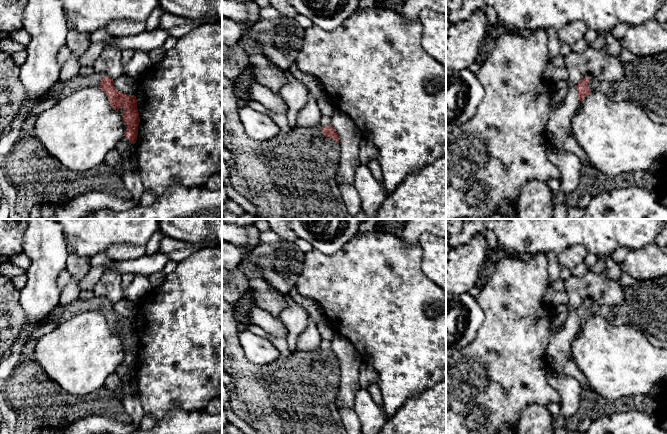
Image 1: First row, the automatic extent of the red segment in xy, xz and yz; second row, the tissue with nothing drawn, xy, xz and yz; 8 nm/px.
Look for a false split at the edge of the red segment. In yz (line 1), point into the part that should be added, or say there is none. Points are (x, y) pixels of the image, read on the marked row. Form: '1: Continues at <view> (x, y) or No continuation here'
1: Continues at yz (645, 83)

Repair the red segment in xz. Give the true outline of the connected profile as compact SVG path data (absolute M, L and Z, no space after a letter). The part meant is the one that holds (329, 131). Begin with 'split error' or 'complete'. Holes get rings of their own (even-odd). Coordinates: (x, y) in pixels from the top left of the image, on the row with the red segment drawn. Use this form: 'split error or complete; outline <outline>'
split error; outline M222 74L222 112L226 122L222 131L222 145L231 153L235 167L230 175L231 186L256 206L255 219L352 219L338 184L335 181L340 161L339 136L332 125L322 128L323 137L311 128L295 127L290 132L280 132L264 142L248 137L238 116L238 102L234 82Z

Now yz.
split error; outline M667 51L654 56L637 56L624 66L625 77L620 81L583 78L576 86L579 100L598 91L615 102L629 102L667 117Z

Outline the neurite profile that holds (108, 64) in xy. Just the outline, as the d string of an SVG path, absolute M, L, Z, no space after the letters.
M105 48L95 60L93 70L102 77L115 79L124 73L124 66L120 58L121 51L118 48Z

